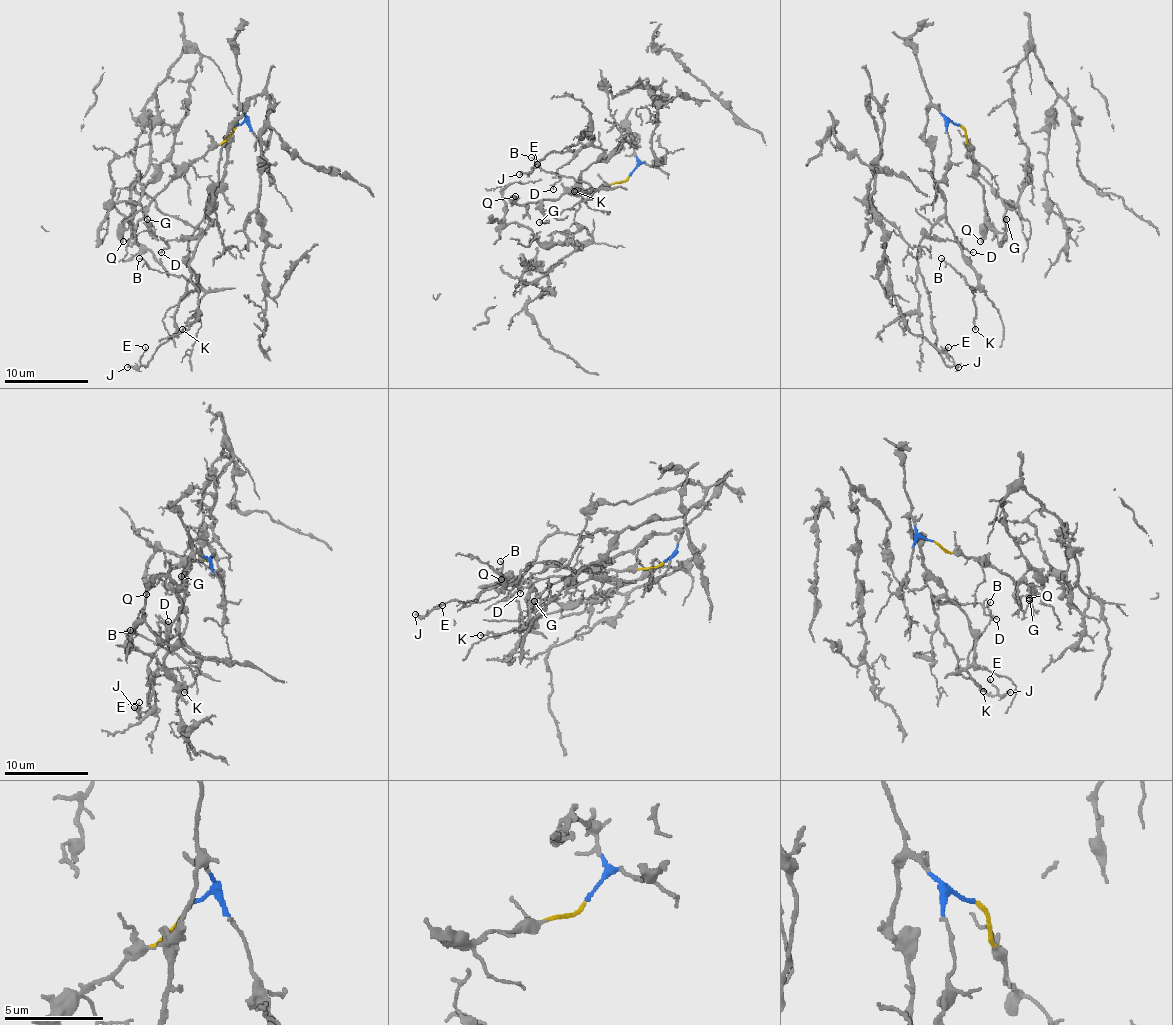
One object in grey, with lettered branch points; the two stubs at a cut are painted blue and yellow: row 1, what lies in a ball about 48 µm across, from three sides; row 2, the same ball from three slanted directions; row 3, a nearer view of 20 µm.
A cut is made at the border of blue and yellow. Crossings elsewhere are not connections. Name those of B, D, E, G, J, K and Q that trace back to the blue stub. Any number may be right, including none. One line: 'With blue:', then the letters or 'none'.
With blue: B, D, E, J, K

